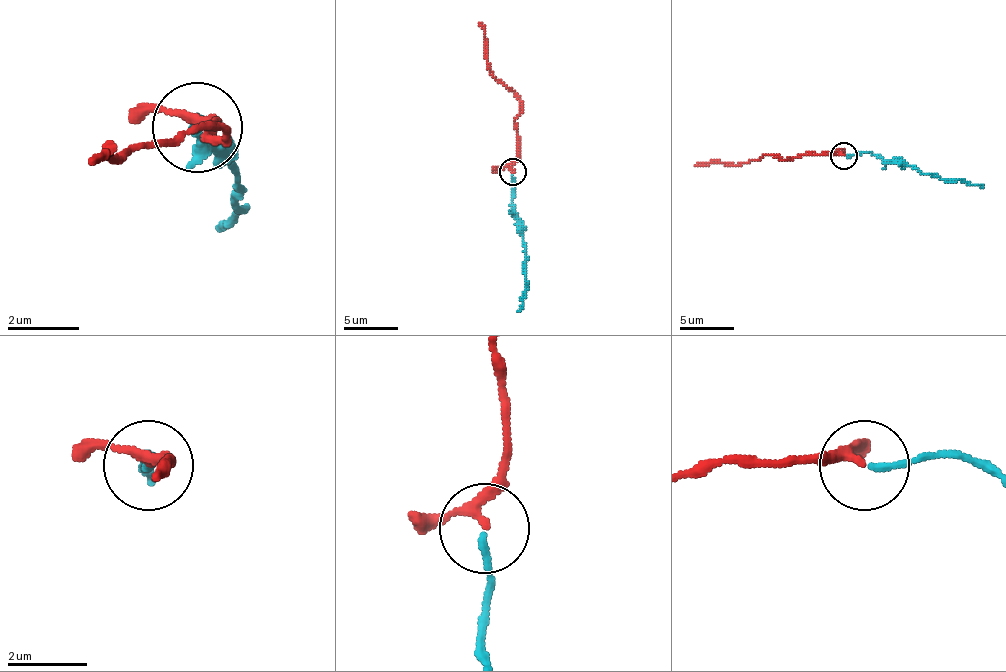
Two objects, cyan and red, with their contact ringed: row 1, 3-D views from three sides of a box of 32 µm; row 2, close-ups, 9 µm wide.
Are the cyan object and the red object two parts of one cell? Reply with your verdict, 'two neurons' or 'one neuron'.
one neuron

